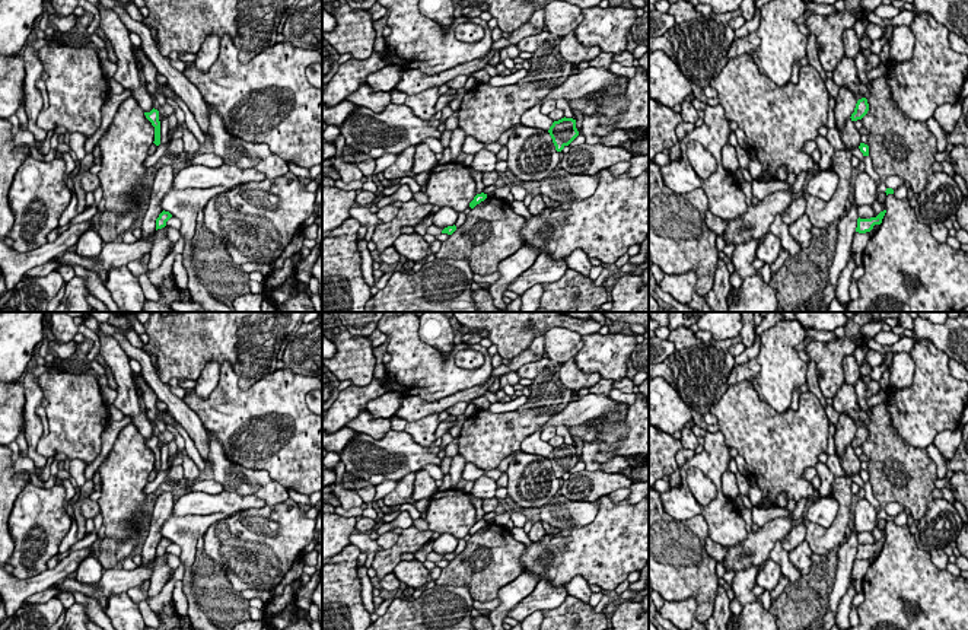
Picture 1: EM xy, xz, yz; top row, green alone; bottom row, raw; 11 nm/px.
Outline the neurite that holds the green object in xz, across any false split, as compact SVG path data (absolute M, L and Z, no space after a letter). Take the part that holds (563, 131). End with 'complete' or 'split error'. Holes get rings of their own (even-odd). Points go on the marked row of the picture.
M566 117L558 121L554 121L548 133L553 139L557 152L561 152L579 136L579 131L576 128L576 120Z | complete

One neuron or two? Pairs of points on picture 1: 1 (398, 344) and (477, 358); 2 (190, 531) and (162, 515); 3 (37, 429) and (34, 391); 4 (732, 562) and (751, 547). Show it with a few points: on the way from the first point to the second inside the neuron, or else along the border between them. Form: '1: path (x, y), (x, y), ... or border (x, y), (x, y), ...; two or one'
1: border (484, 356), (475, 368), (459, 368), (454, 363); two
2: border (171, 512), (161, 528), (162, 537); two
3: path (31, 420), (32, 400); one
4: path (736, 559), (747, 551); one

